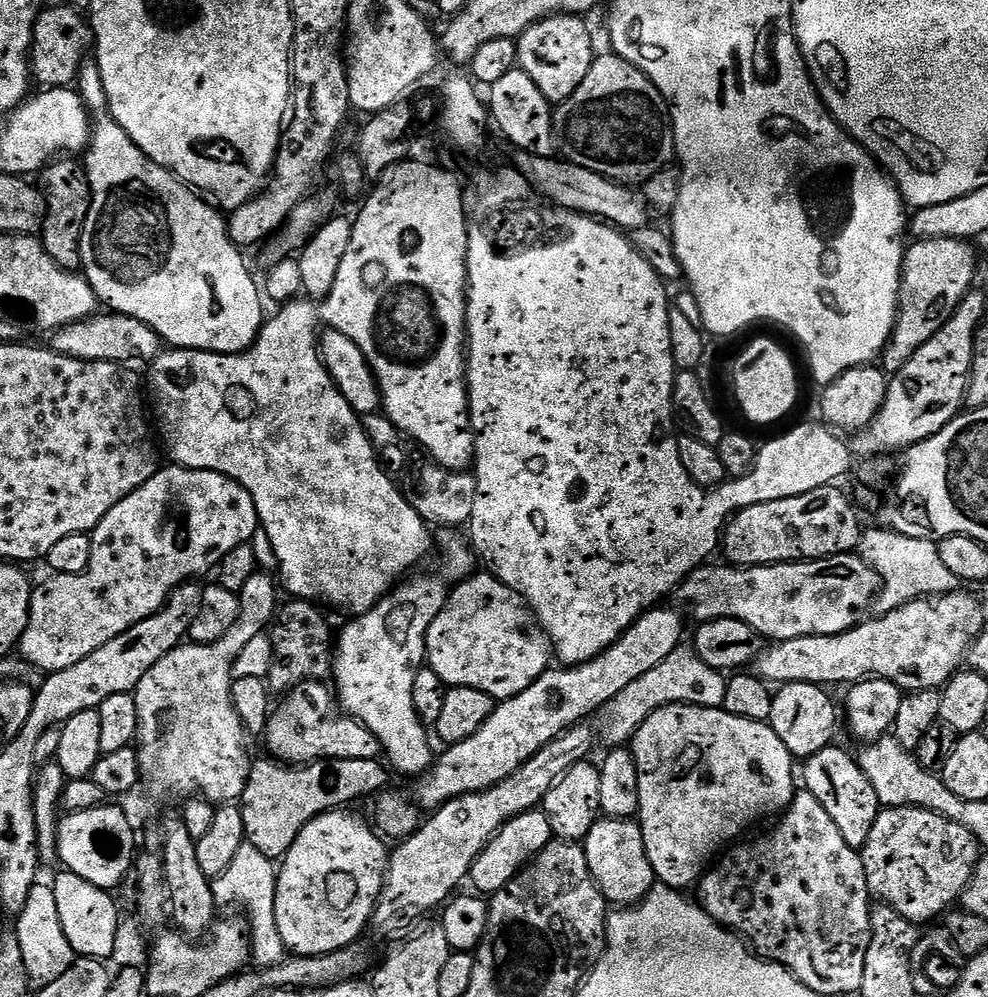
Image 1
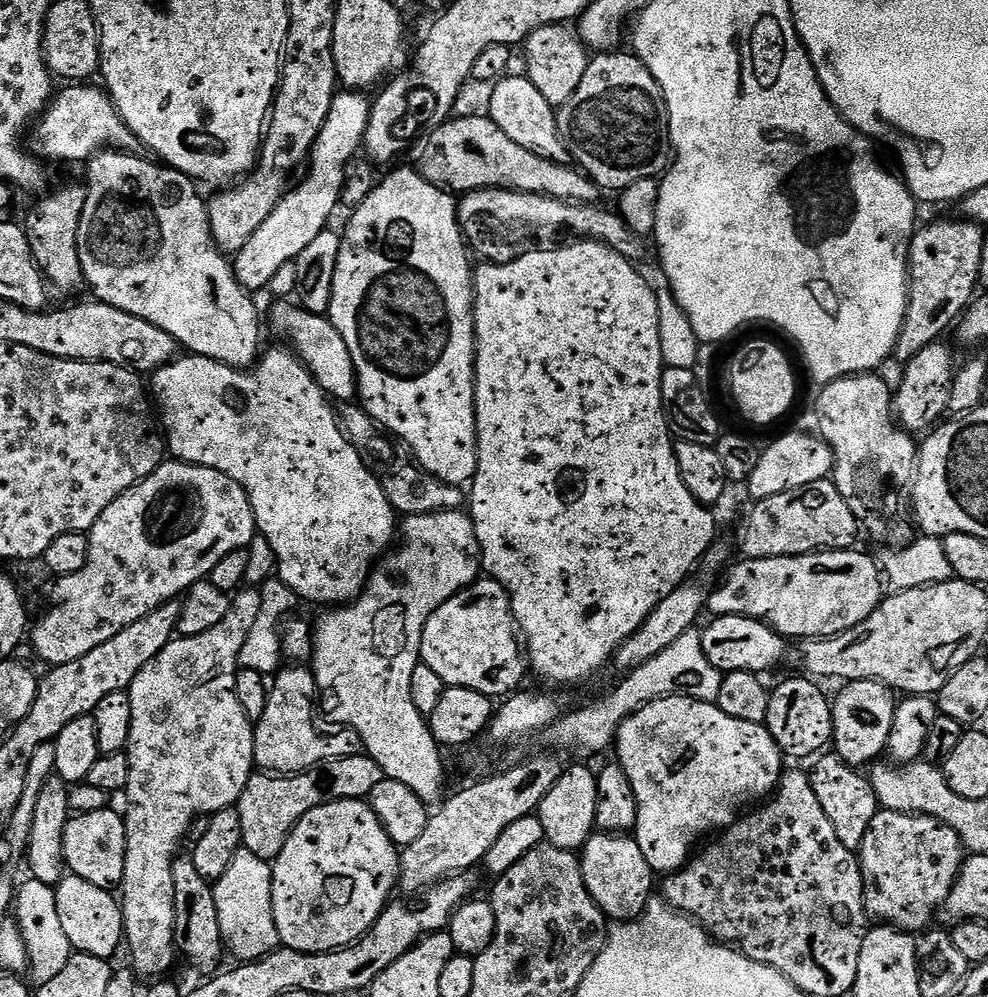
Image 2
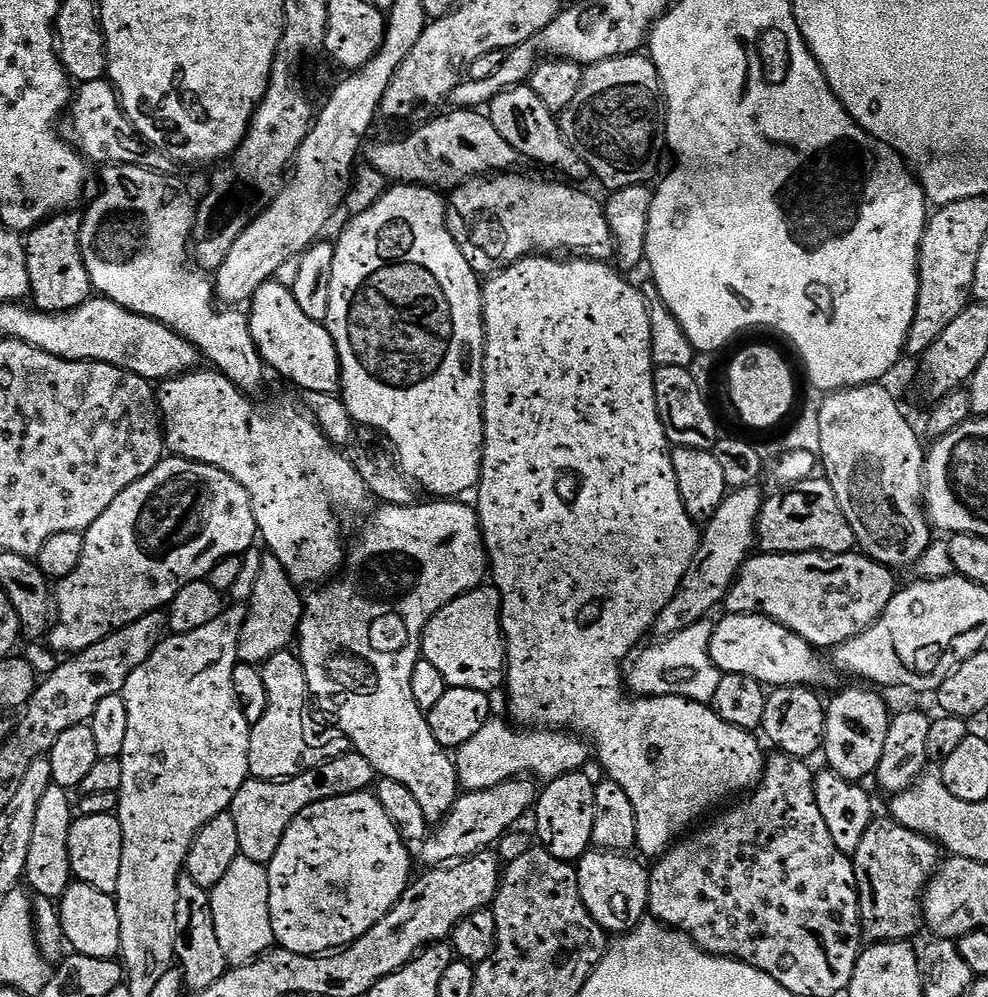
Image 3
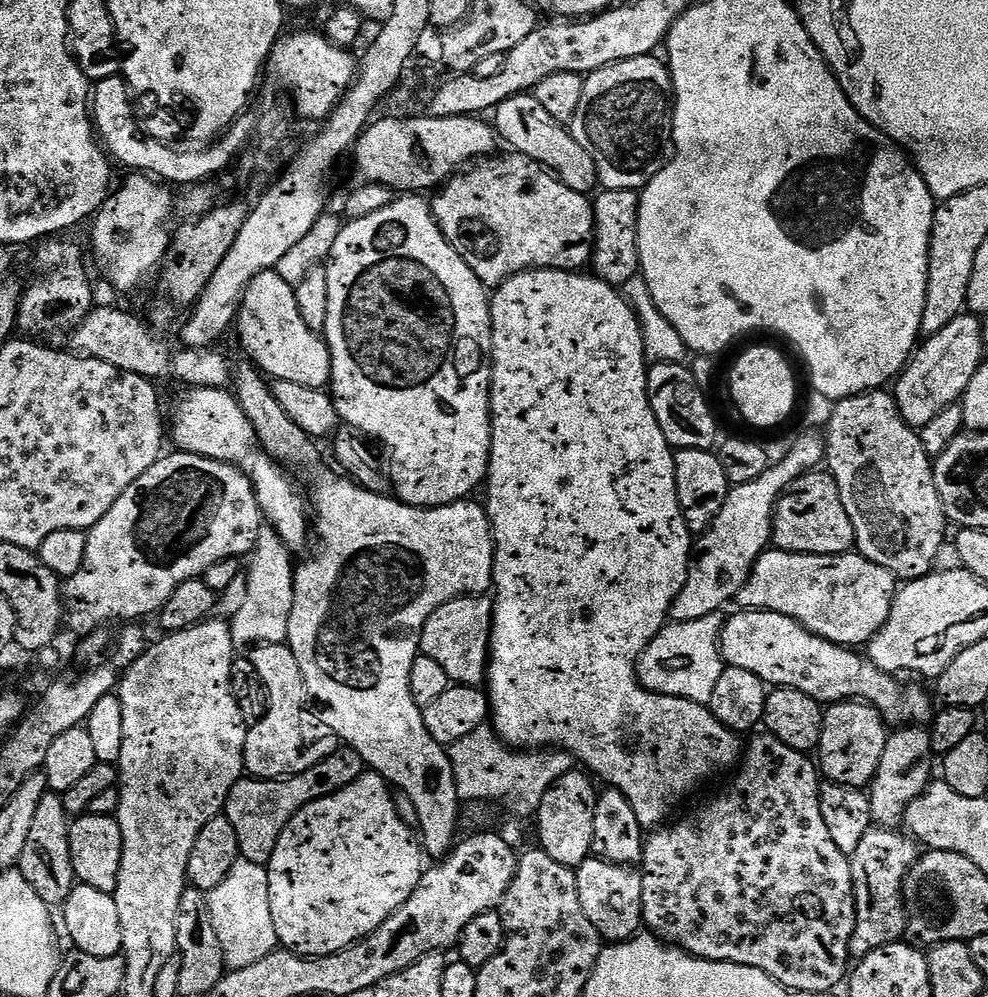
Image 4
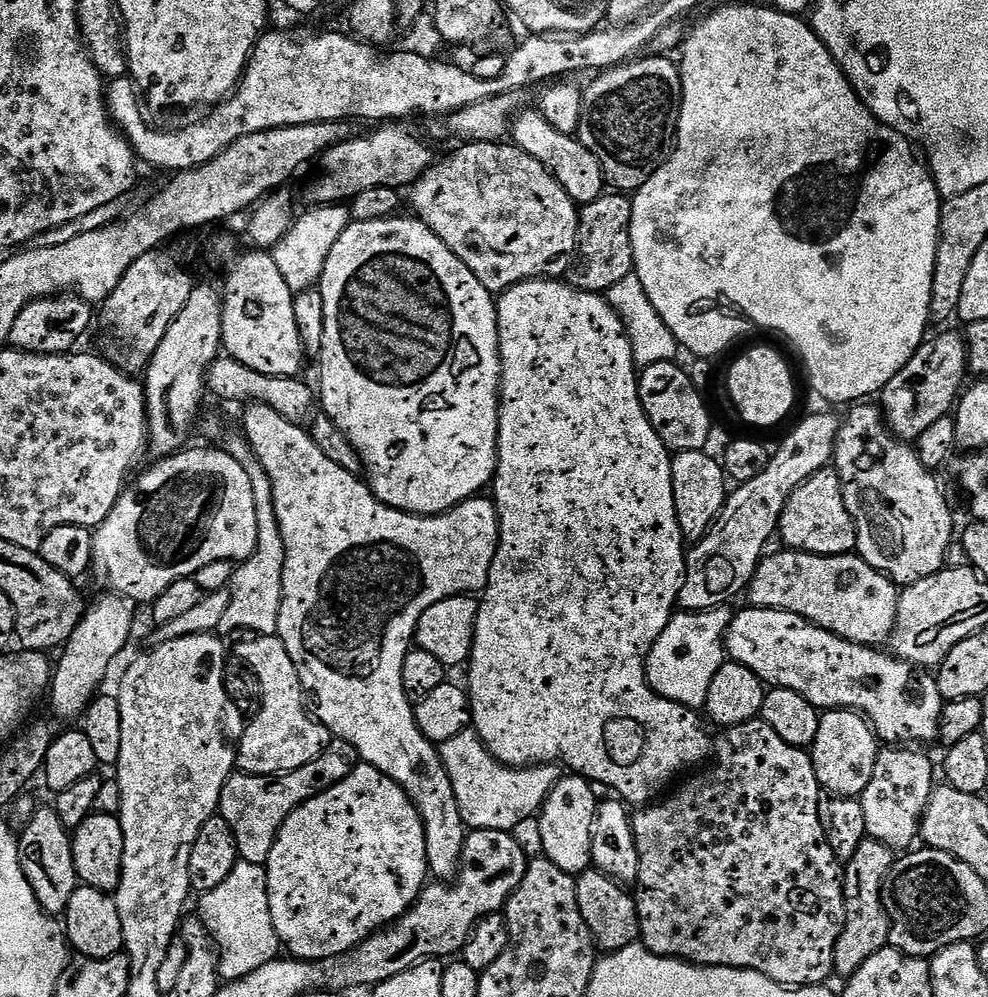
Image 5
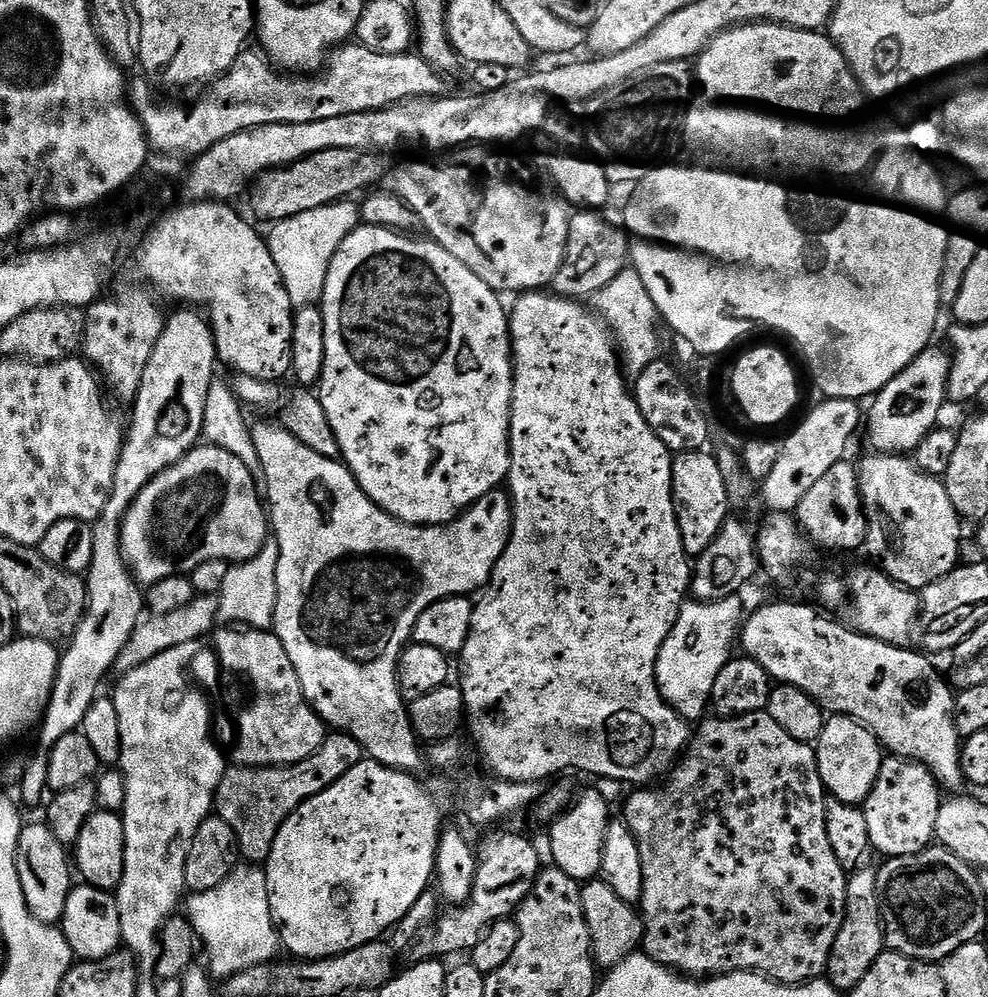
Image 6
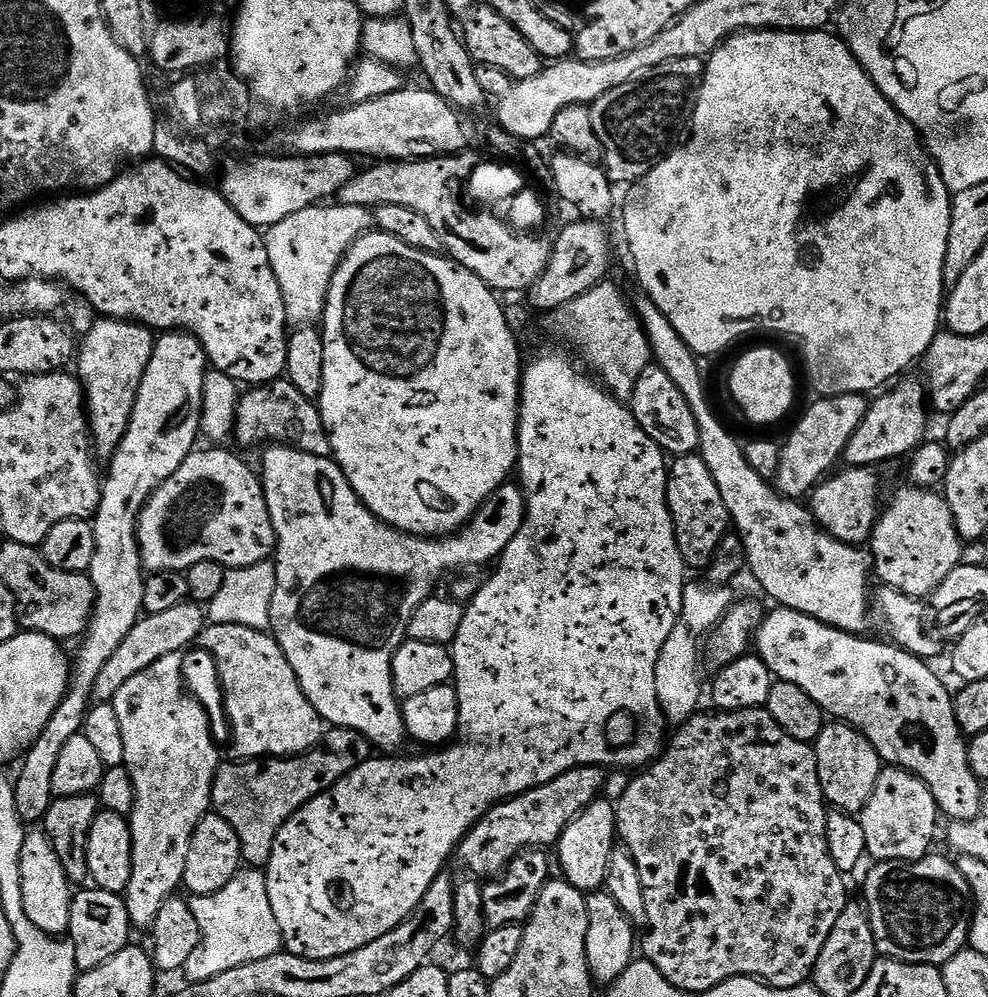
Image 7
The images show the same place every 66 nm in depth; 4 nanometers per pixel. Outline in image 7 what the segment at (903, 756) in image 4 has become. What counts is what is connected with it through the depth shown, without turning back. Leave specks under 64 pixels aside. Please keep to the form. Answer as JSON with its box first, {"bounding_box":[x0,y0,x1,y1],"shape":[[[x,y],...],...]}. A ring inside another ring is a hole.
{"bounding_box":[858,767,942,862],"shape":[[[881,767],[878,782],[870,802],[858,813],[862,831],[866,833],[868,856],[876,862],[914,862],[933,851],[932,839],[936,836],[936,819],[942,813],[930,794],[930,786],[914,774],[901,768]]]}

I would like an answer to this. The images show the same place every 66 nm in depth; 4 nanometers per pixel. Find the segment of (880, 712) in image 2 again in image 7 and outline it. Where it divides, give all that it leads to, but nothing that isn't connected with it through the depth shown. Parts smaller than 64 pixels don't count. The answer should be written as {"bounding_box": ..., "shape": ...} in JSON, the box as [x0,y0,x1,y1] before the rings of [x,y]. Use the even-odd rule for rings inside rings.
{"bounding_box":[814,722,882,813],"shape":[[[828,722],[814,741],[814,747],[825,801],[841,812],[860,813],[866,802],[870,802],[870,794],[874,794],[874,782],[878,782],[882,767],[880,755],[872,743],[851,724]]]}

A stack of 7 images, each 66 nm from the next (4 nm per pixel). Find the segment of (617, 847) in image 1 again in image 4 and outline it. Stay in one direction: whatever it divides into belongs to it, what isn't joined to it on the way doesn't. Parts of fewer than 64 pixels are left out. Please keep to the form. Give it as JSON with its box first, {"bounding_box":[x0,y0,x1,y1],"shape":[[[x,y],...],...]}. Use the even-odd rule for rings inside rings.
{"bounding_box":[575,858,644,942],"shape":[[[589,858],[580,863],[575,873],[582,914],[594,922],[594,930],[598,930],[601,938],[608,942],[619,942],[630,940],[641,931],[644,923],[642,875],[635,867]]]}

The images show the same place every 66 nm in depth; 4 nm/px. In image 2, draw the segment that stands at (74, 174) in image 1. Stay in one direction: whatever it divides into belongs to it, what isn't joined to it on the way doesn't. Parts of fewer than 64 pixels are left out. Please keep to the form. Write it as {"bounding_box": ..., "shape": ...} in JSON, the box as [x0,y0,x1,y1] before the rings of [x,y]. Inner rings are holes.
{"bounding_box":[26,184,88,292],"shape":[[[64,184],[53,196],[45,195],[45,200],[29,214],[26,223],[32,257],[44,273],[45,281],[55,291],[57,288],[60,292],[76,292],[86,284],[82,262],[78,258],[78,226],[82,222],[88,189],[80,184]]]}

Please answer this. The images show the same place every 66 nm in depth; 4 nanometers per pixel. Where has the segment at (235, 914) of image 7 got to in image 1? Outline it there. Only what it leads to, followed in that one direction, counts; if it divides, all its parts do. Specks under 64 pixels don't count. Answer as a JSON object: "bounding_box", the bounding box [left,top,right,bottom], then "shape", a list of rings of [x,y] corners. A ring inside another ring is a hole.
{"bounding_box":[212,842,286,969],"shape":[[[245,842],[242,850],[234,854],[234,862],[230,862],[226,874],[212,880],[212,893],[217,905],[233,904],[245,912],[243,915],[250,929],[250,960],[257,969],[281,964],[286,959],[286,949],[282,934],[278,934],[274,914],[277,871],[277,865],[270,858],[266,858],[266,854],[262,854],[253,844]]]}

